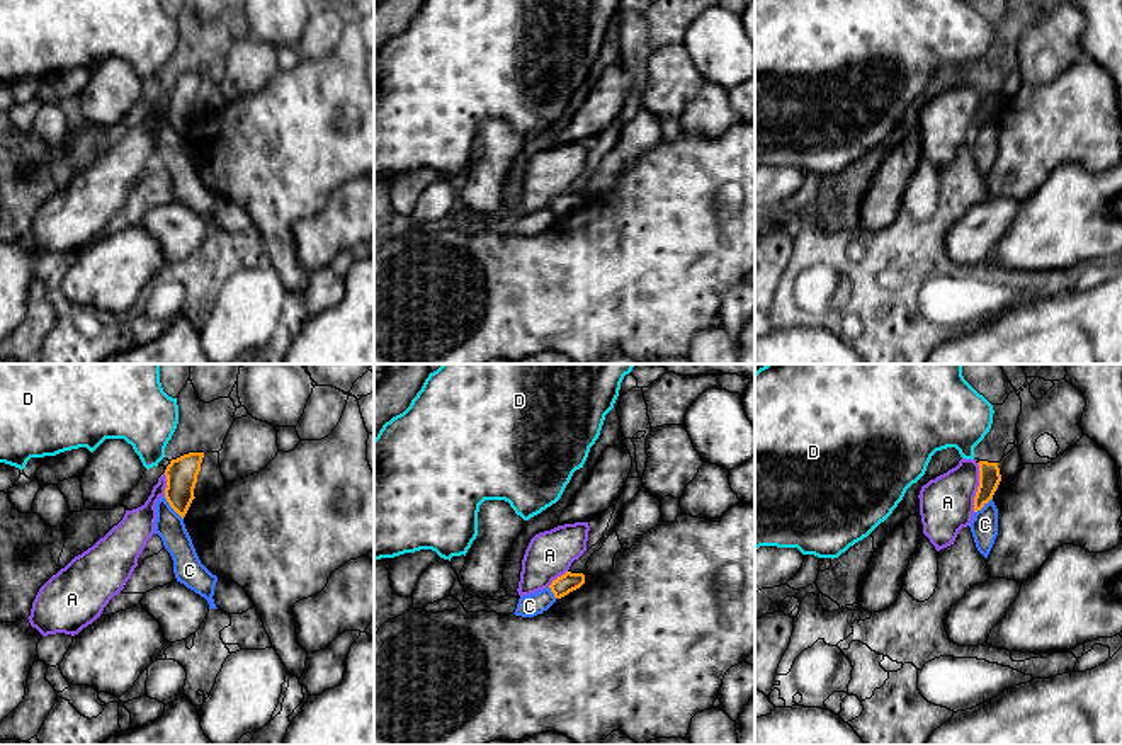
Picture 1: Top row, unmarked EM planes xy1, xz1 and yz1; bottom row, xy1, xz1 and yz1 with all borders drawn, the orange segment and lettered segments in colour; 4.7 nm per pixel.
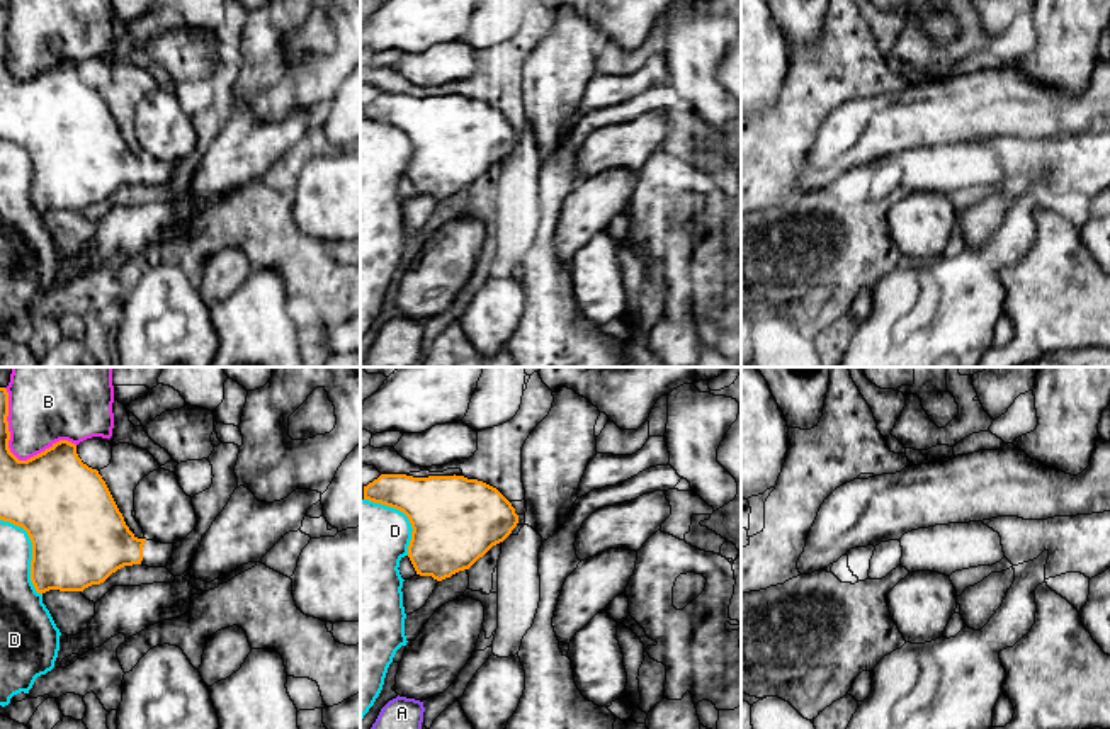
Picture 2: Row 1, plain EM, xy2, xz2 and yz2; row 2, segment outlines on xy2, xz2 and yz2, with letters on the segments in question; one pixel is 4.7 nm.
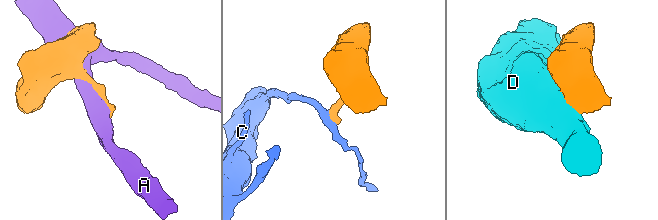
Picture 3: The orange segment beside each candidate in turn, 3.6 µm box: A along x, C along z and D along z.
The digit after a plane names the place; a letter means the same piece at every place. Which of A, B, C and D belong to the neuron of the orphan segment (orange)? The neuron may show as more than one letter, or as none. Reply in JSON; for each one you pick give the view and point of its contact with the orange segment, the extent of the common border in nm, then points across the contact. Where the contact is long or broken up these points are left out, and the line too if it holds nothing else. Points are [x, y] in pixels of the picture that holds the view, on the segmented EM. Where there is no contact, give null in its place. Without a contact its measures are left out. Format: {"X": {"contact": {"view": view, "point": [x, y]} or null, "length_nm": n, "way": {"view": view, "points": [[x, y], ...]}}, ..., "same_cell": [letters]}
{"same_cell": []}

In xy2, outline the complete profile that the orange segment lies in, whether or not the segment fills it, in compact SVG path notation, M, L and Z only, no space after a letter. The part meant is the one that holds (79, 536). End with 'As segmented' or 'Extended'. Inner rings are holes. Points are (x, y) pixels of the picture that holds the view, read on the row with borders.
M0 387L0 520L22 527L32 542L31 581L37 593L49 590L83 591L92 585L104 583L124 566L143 564L167 568L173 544L138 539L124 522L105 481L97 469L82 462L76 445L68 440L53 444L44 452L19 461L8 449L8 393Z. Extended

